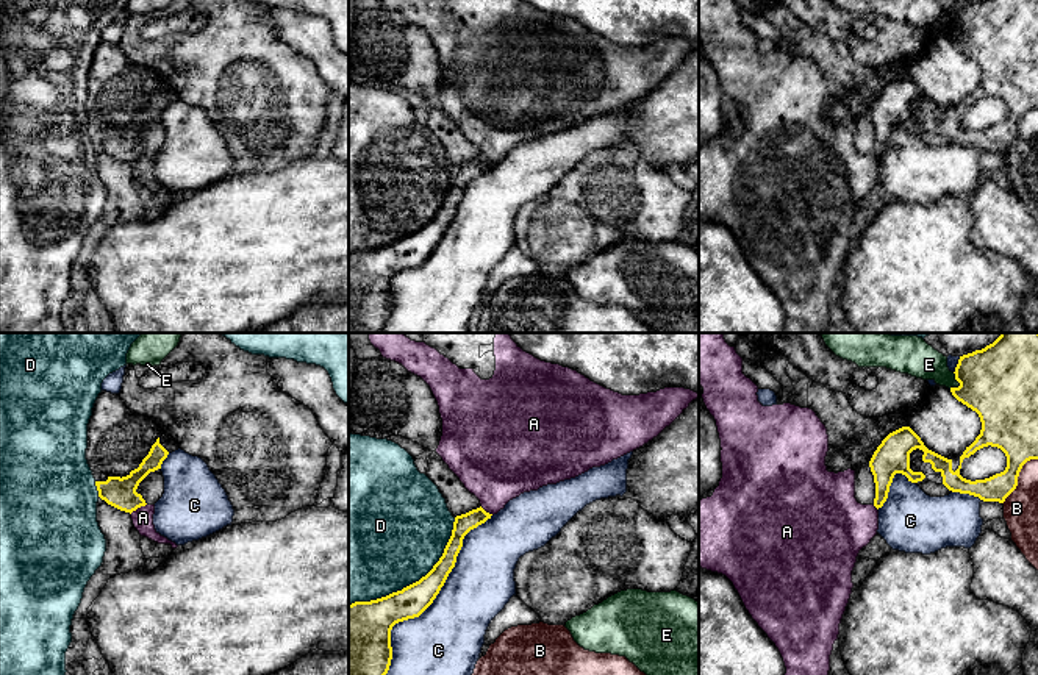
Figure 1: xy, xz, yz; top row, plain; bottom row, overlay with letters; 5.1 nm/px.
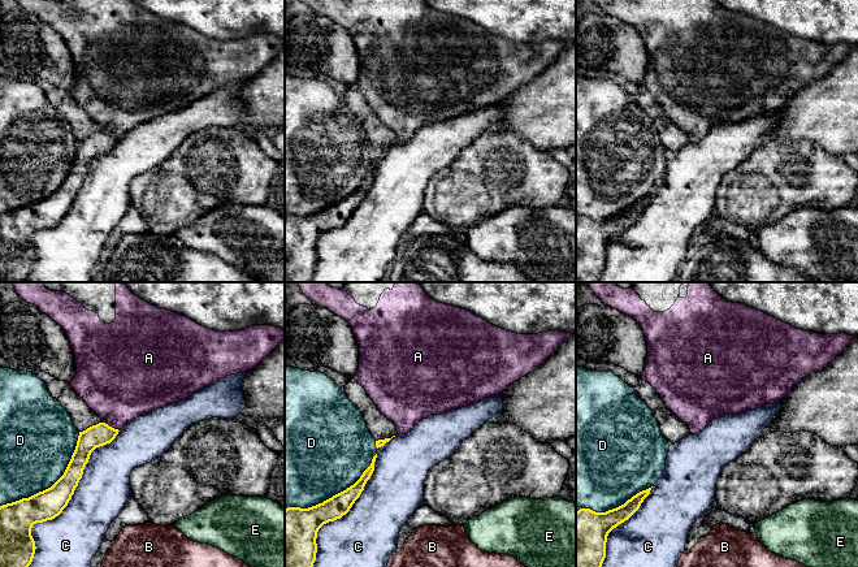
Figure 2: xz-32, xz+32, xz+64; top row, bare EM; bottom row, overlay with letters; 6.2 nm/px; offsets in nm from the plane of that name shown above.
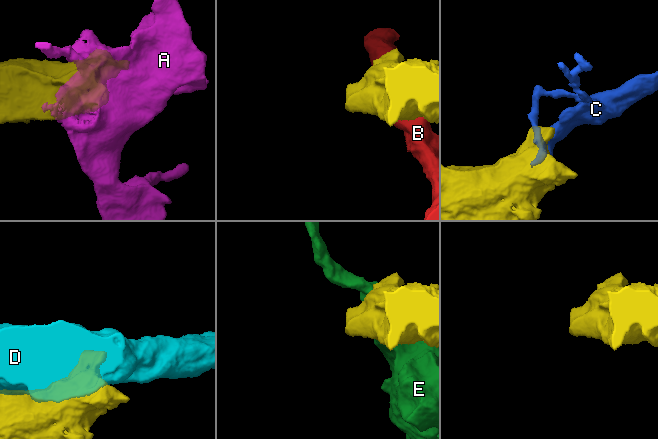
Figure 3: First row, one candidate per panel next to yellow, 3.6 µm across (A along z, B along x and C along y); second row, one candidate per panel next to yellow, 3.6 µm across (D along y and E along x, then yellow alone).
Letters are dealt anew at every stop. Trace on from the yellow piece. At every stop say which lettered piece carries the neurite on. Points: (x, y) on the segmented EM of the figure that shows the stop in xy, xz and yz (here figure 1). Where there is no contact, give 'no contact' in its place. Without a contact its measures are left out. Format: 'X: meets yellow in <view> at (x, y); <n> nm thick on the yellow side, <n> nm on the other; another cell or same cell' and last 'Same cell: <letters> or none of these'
A: meets yellow in xy at (138, 507); 160 nm thick on the yellow side, 110 nm on the other; another cell
B: meets yellow in yz at (1016, 478); 240 nm thick on the yellow side, 180 nm on the other; another cell
C: meets yellow in xz at (435, 597); 160 nm thick on the yellow side, 360 nm on the other; another cell
D: meets yellow in xz at (416, 582); 170 nm thick on the yellow side, 500 nm on the other; another cell
E: meets yellow in yz at (955, 378); 380 nm thick on the yellow side, 190 nm on the other; another cell
Same cell: none of these

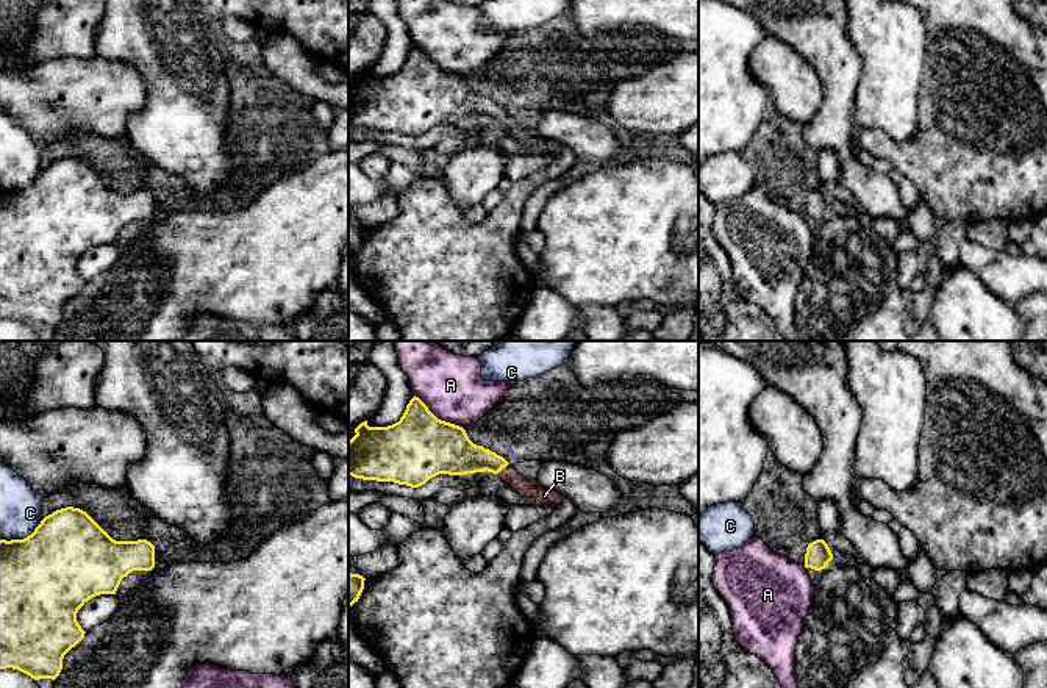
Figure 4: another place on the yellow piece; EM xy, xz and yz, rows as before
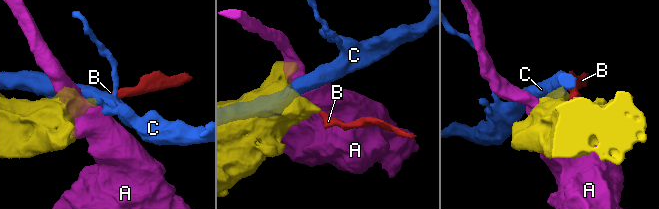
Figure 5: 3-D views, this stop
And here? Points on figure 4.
A: meets yellow in xz at (436, 418); 340 nm thick on the yellow side, 320 nm on the other; another cell
B: meets yellow in xz at (502, 468); 200 nm thick on the yellow side, 90 nm on the other; same cell
C: meets yellow in xy at (24, 538); 460 nm thick on the yellow side, 220 nm on the other; another cell
Same cell: B

